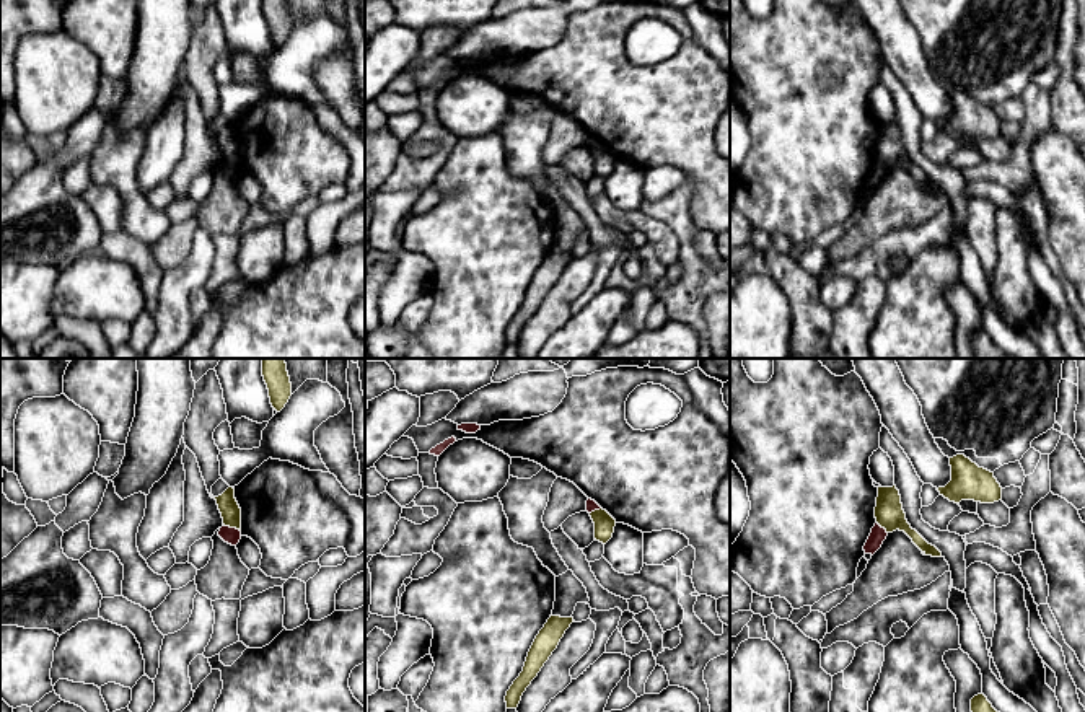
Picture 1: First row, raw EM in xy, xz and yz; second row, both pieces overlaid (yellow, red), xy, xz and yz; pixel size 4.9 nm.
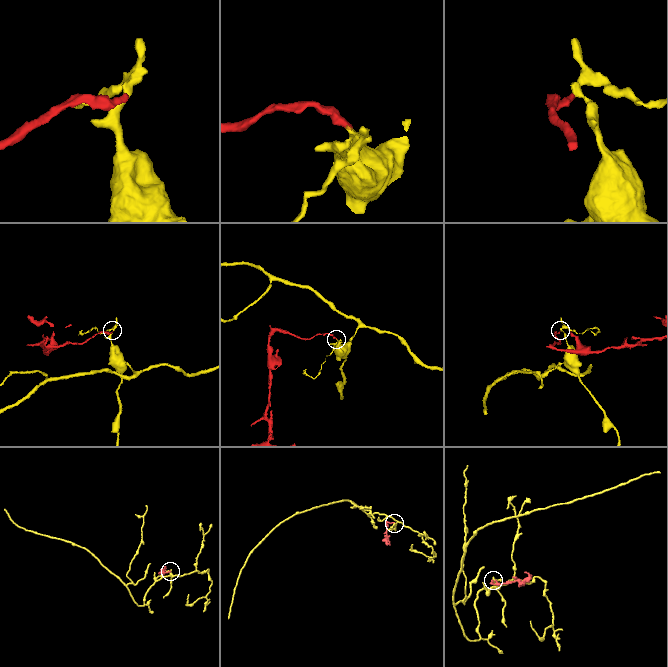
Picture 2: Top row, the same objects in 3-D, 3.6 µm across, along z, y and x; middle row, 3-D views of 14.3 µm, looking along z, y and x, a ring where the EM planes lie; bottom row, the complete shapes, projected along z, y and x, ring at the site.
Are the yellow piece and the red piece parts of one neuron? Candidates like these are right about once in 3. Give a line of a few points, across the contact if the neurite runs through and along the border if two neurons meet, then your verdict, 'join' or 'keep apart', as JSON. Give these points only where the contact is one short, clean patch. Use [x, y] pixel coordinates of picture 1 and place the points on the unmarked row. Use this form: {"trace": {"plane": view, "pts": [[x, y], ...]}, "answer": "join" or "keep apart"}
{"trace": {"plane": "xy", "pts": [[224, 158], [240, 167]]}, "answer": "keep apart"}

